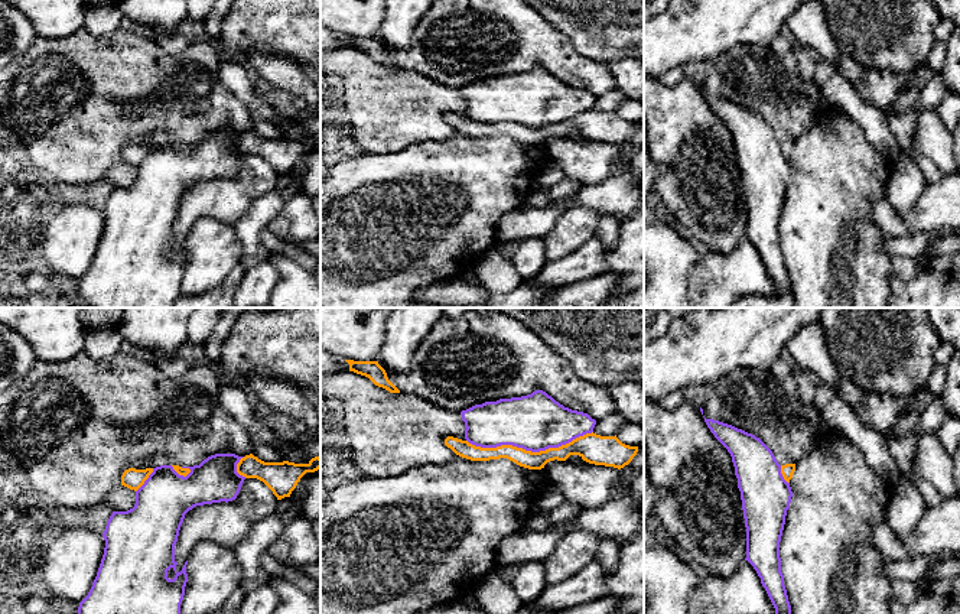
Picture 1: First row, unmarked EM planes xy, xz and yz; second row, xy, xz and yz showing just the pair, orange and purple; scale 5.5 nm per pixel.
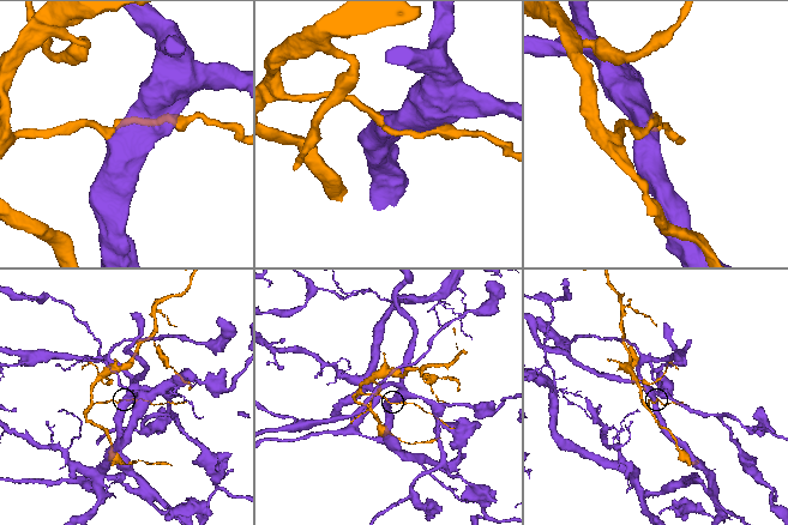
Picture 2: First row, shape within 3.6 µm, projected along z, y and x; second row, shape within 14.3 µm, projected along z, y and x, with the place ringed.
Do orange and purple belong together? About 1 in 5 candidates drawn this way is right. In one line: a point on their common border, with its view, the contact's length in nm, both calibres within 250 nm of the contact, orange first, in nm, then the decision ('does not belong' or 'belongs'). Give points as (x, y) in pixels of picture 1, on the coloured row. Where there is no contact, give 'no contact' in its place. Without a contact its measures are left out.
xz (529, 451) | 700 nm | 100/320 nm | does not belong

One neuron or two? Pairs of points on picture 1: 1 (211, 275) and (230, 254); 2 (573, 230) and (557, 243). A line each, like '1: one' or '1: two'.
1: one
2: one

